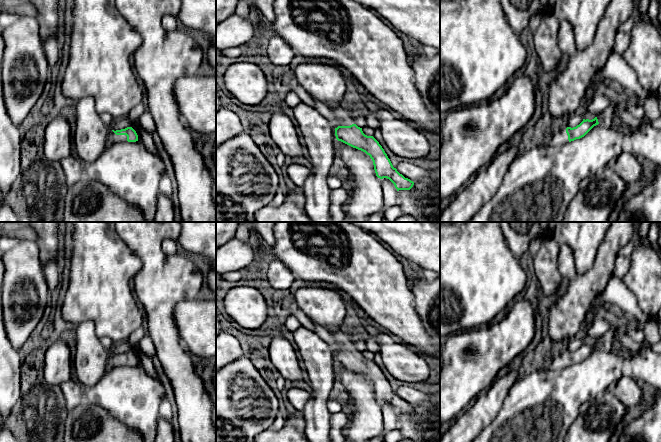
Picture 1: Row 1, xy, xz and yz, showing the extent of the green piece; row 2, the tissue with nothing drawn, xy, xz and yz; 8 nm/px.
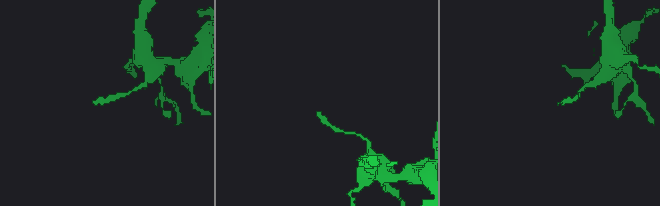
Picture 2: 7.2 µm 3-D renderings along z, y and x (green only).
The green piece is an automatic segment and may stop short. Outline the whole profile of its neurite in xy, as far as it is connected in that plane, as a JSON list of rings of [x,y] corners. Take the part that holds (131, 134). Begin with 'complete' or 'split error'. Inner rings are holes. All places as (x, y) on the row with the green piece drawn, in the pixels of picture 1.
split error; [[[127,127],[121,130],[111,130],[108,135],[108,143],[115,142],[136,142],[138,141],[138,135],[132,127]]]

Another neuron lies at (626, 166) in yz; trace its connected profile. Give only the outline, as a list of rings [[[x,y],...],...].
[[[627,152],[622,153],[616,160],[612,161],[610,166],[628,184],[644,181],[647,173],[636,158]]]

